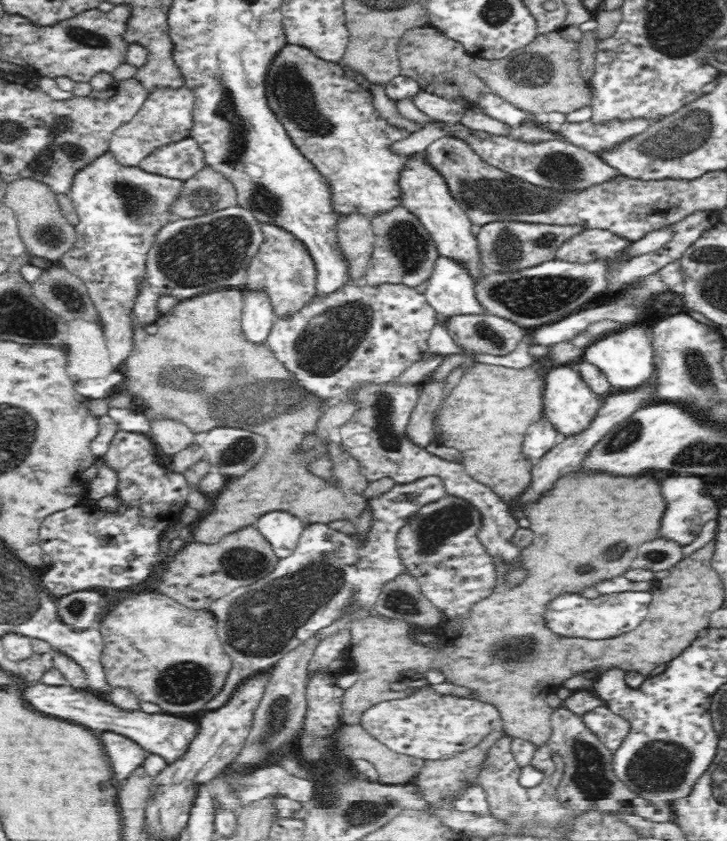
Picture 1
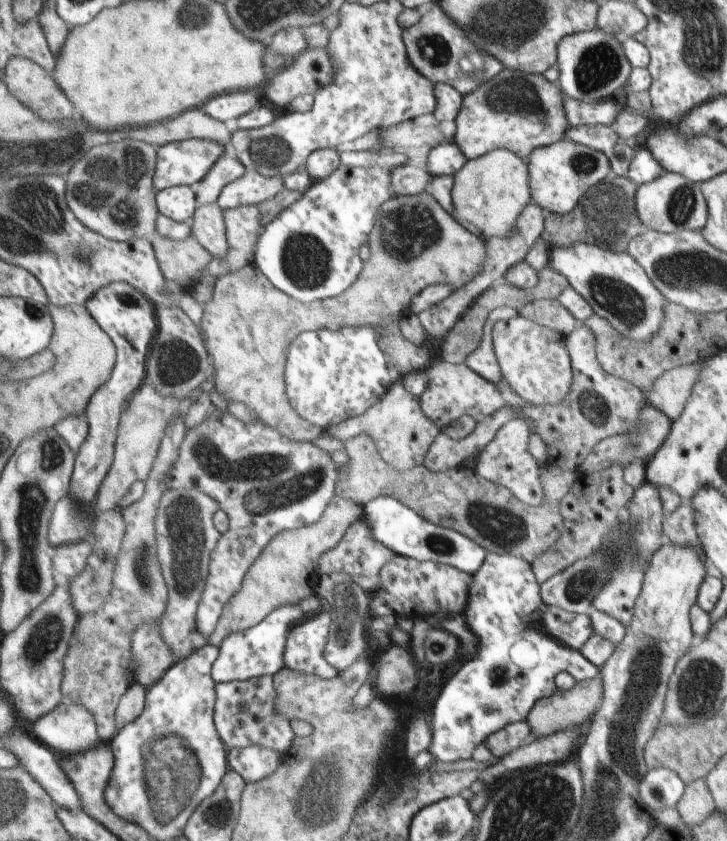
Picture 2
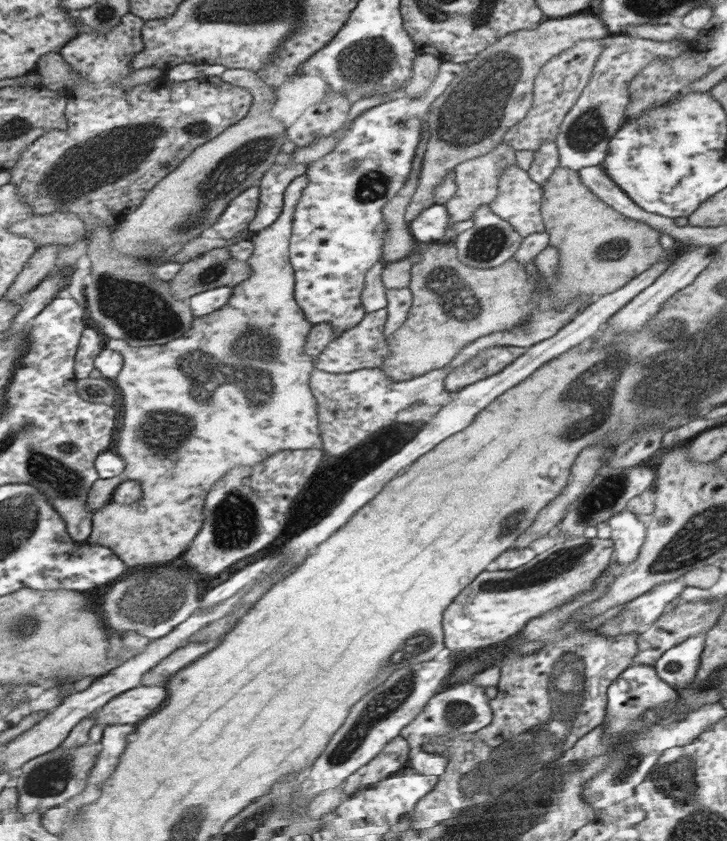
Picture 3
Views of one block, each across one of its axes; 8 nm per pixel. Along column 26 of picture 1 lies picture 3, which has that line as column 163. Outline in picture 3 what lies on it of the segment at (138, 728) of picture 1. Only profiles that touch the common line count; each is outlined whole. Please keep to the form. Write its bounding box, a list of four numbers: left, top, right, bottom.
[95,686,169,726]

